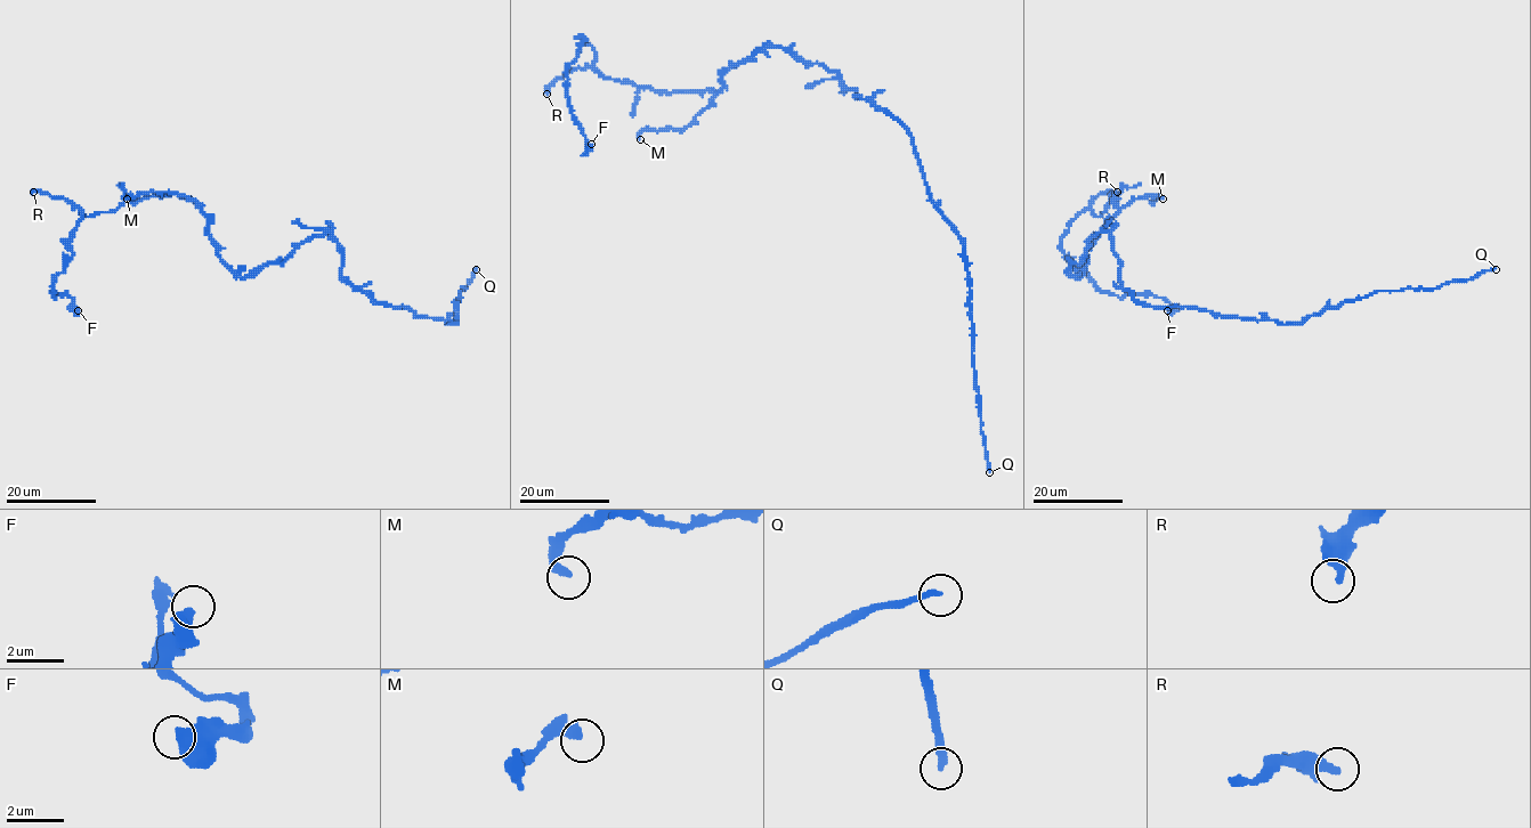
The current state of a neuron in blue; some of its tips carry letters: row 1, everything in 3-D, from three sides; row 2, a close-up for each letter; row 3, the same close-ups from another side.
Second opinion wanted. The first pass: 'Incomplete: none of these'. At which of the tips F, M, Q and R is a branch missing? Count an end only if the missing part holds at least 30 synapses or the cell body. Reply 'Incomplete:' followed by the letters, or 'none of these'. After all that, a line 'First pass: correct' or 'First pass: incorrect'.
Incomplete: Q
First pass: incorrect

